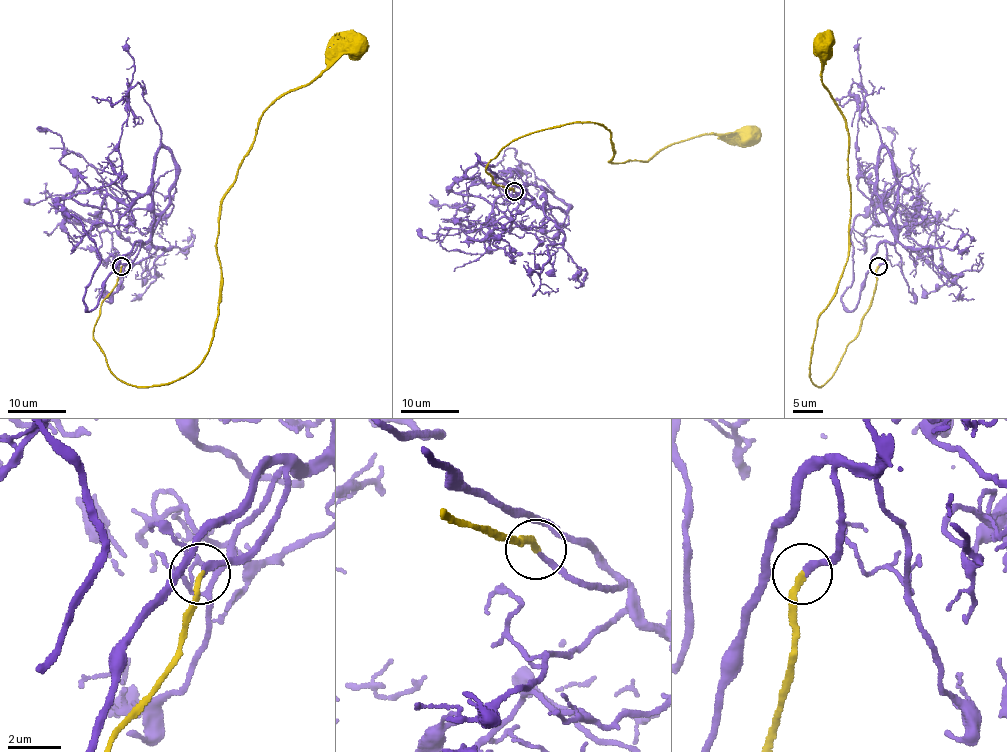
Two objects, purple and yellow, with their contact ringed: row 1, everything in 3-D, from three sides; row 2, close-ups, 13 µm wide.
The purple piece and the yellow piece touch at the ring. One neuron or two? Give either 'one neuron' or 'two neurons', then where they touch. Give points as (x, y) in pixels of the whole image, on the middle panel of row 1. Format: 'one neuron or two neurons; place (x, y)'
one neuron; place (514, 191)

